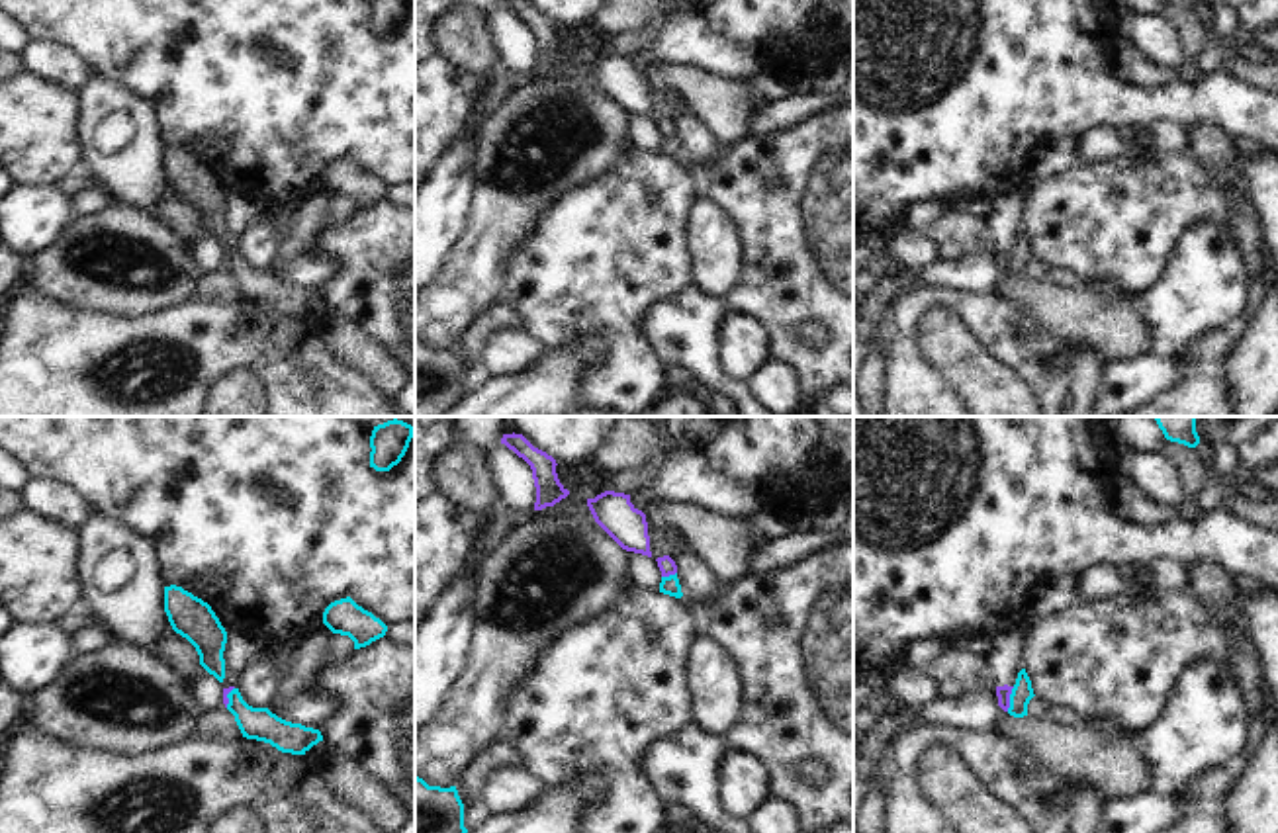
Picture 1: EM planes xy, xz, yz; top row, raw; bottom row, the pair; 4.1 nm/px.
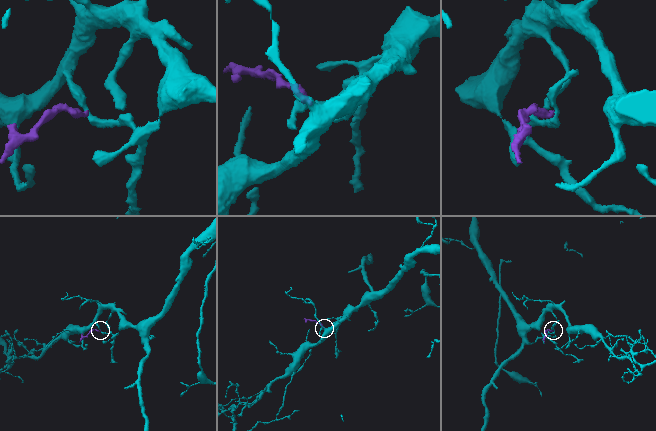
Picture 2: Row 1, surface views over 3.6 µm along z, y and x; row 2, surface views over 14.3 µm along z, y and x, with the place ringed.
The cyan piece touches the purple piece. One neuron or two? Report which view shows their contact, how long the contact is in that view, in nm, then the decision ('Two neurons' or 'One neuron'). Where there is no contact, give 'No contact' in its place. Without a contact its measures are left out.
Touches cyan in yz. Shared border 110 nm. Two neurons

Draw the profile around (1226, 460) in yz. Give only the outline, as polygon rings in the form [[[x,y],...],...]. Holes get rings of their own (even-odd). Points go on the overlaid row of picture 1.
[[[1219,446],[1213,452],[1213,475],[1217,479],[1235,479],[1239,473],[1239,450],[1231,448],[1231,446]]]

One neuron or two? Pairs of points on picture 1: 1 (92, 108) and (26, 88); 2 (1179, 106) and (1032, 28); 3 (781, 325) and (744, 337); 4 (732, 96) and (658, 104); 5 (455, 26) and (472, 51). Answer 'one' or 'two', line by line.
1: two
2: one
3: two
4: one
5: one

